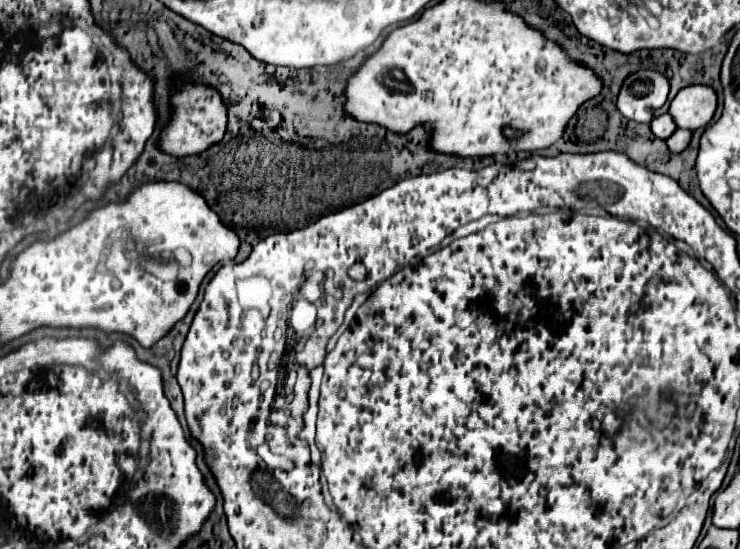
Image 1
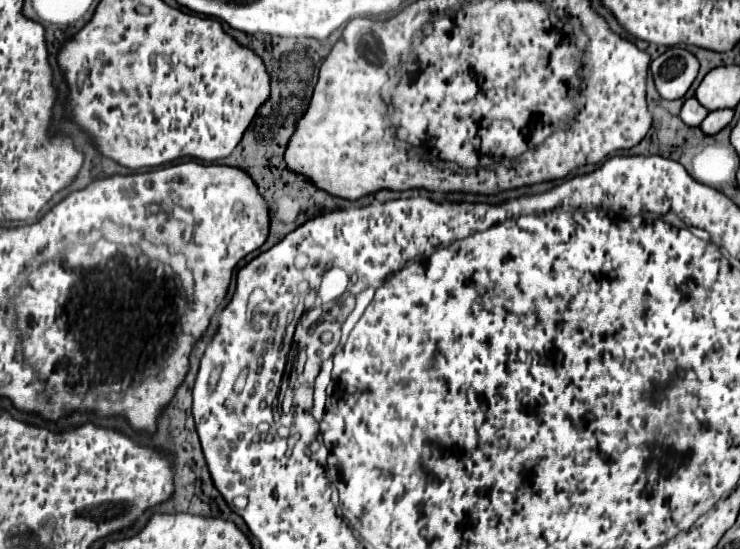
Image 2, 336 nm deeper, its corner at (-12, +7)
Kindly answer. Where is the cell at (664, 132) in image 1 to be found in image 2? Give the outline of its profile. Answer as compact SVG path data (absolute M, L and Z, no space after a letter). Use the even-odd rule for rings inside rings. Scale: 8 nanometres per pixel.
M688 98L682 106L682 112L680 112L680 118L684 124L688 126L700 126L700 122L708 116L708 110L696 100L696 98Z

